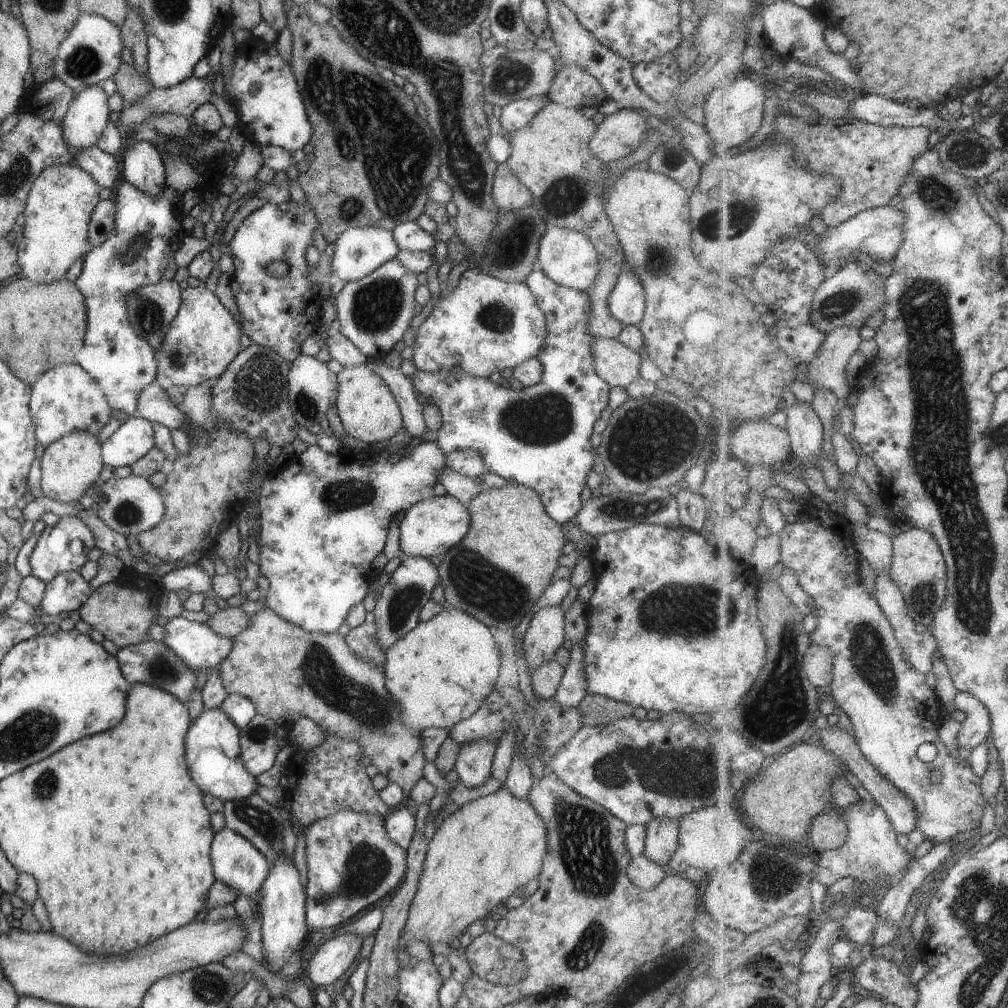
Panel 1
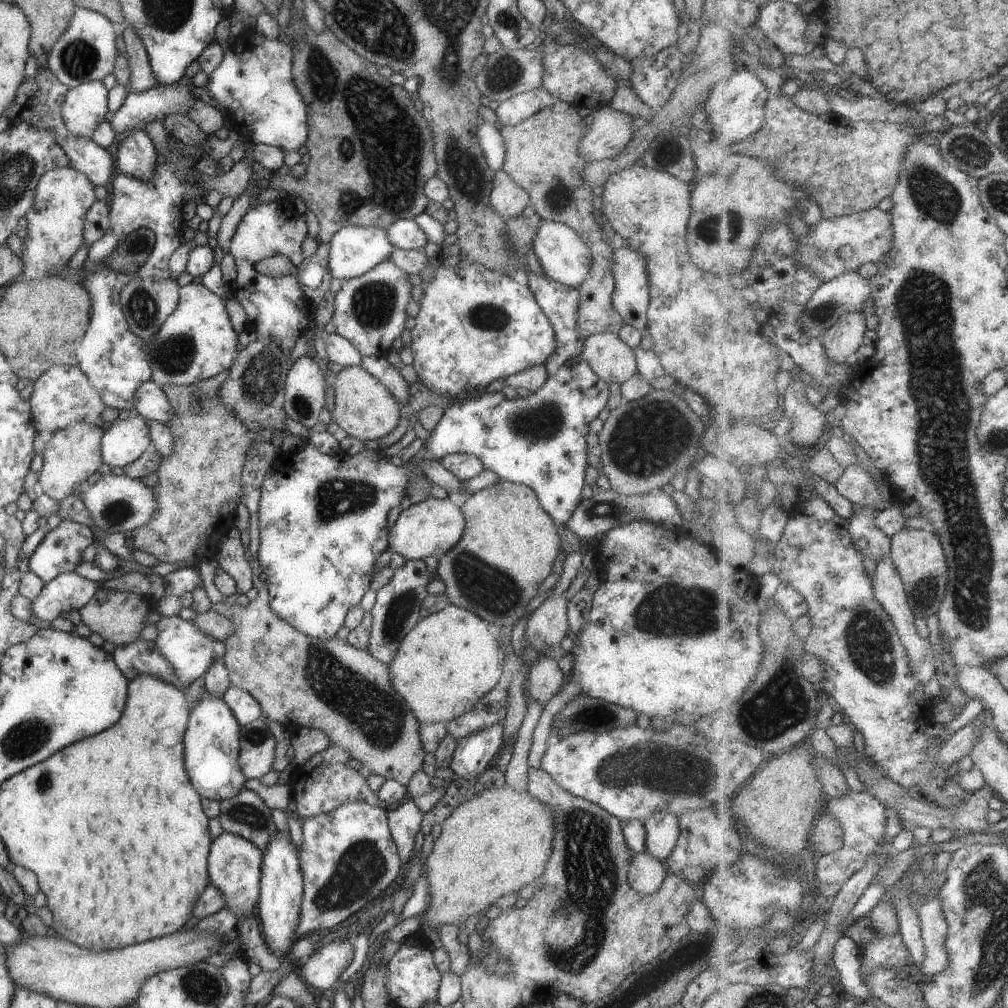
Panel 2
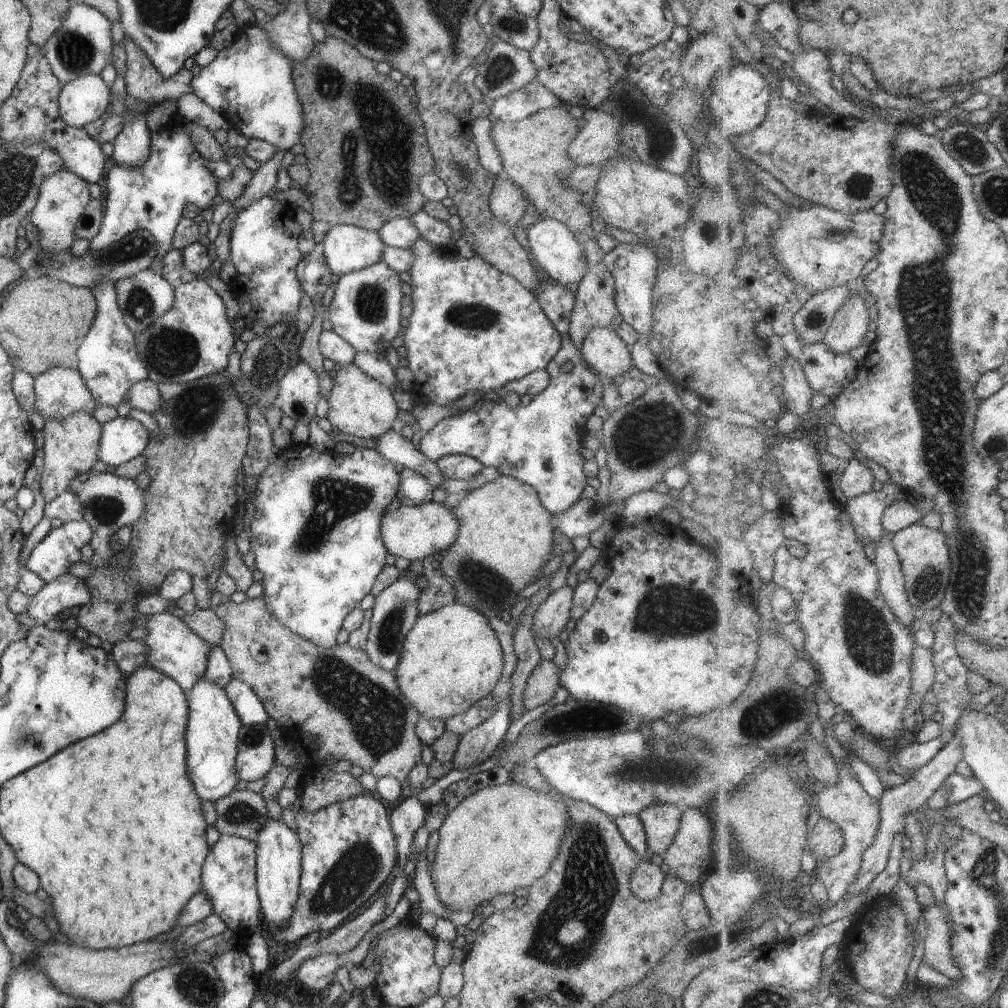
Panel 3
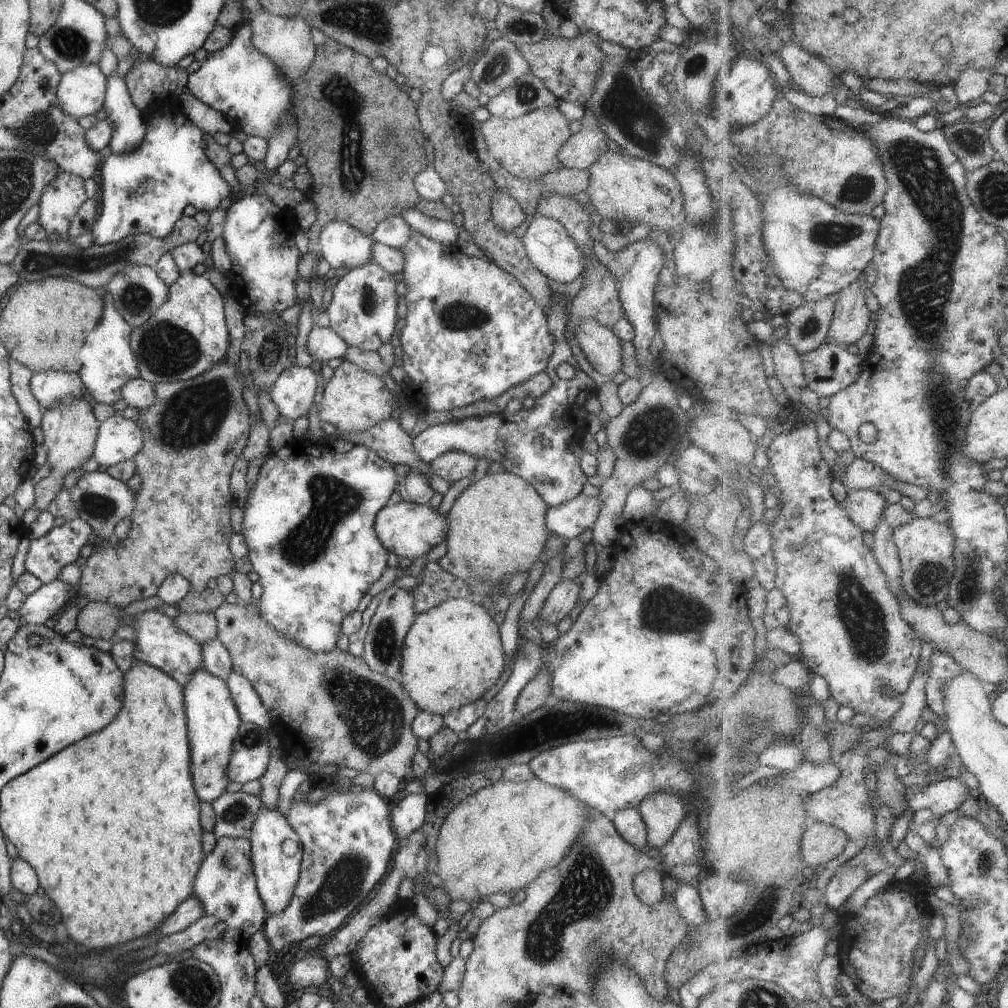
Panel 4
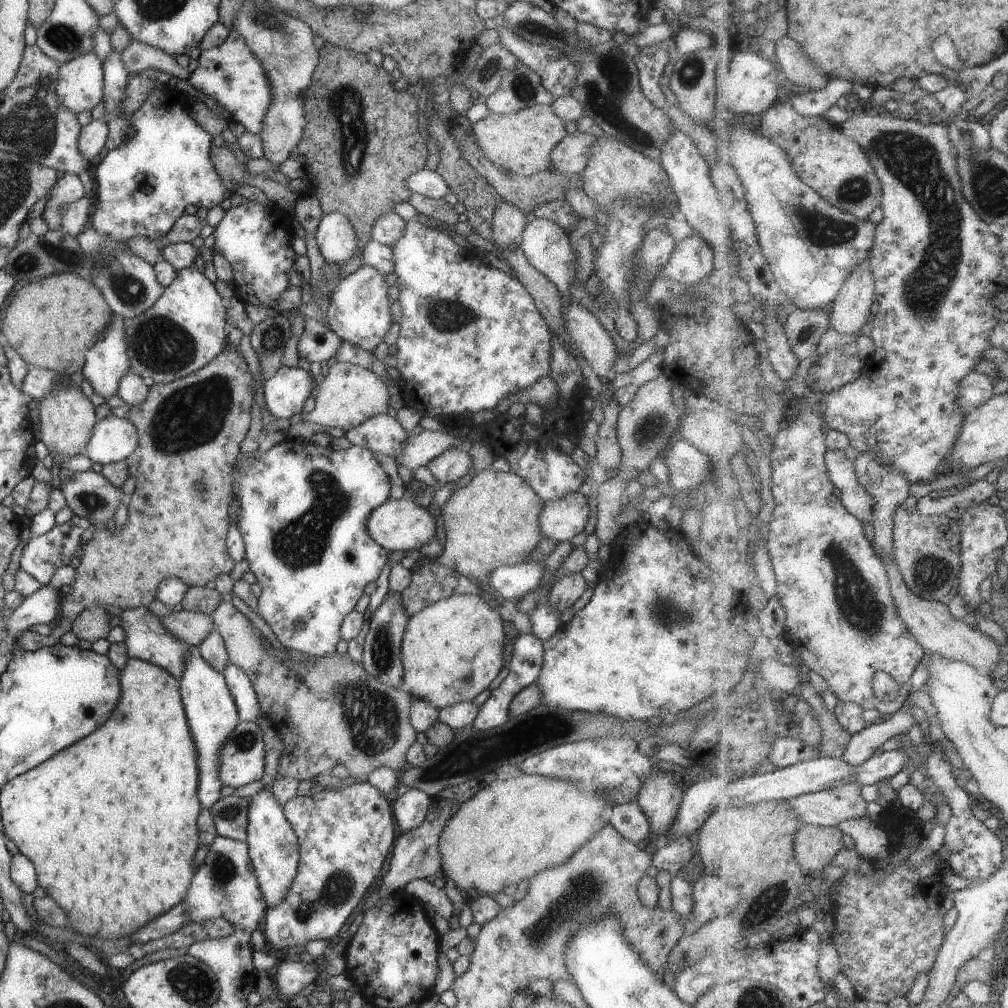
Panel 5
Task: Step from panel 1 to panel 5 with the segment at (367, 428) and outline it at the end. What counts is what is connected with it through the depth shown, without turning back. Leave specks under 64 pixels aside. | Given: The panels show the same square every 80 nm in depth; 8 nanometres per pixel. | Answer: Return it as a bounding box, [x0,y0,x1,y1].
[305,361,390,431]

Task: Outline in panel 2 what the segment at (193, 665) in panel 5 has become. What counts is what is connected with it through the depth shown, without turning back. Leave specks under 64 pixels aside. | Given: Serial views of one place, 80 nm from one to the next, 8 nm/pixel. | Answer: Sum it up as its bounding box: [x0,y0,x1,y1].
[183,690,246,801]

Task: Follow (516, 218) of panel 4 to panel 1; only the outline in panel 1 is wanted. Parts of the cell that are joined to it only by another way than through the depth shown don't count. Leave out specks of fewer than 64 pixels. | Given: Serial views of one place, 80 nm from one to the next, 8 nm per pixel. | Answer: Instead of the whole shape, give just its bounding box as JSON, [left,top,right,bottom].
[491,163,531,212]

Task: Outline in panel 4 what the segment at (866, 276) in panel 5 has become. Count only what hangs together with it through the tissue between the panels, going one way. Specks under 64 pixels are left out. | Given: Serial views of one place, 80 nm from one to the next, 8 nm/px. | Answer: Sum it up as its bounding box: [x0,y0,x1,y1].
[830,276,871,347]

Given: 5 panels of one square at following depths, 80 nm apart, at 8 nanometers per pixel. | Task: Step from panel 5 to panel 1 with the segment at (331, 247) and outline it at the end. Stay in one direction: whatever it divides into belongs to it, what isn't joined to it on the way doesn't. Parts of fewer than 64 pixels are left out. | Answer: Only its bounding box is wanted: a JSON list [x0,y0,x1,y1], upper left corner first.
[331,227,399,283]

